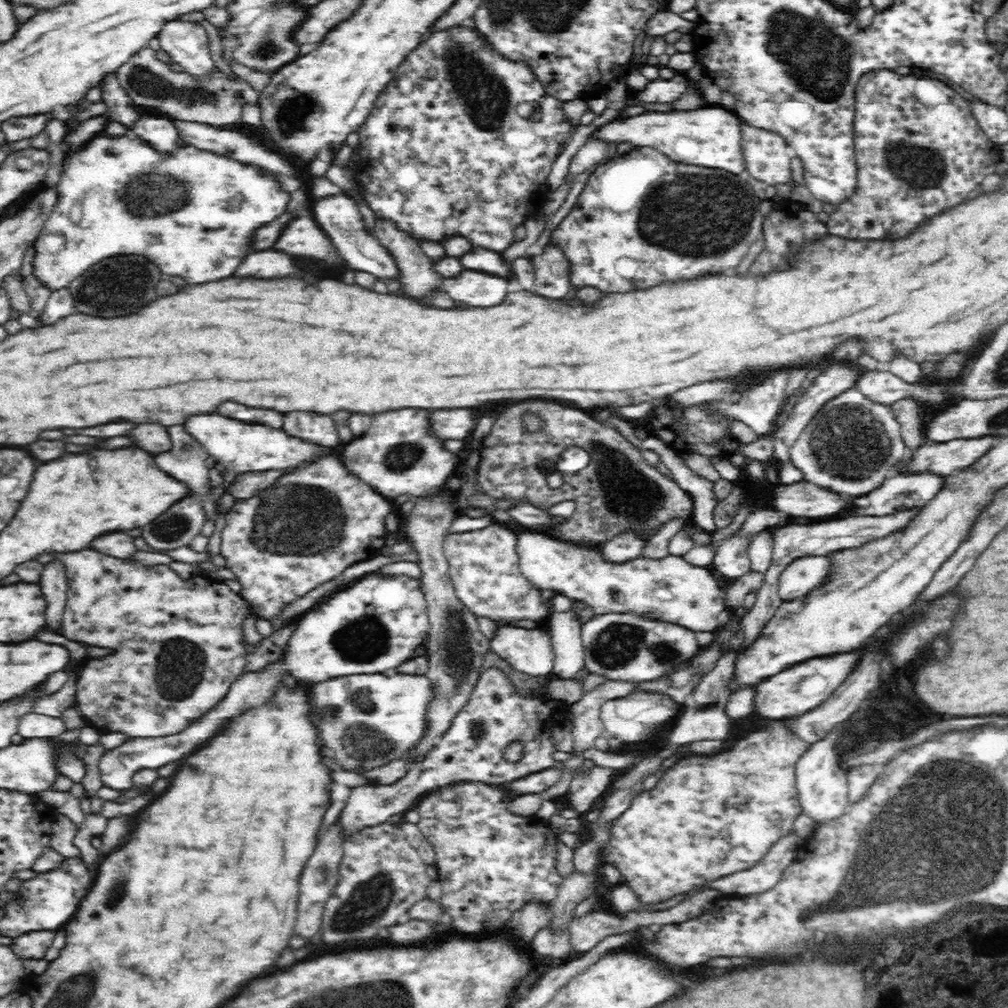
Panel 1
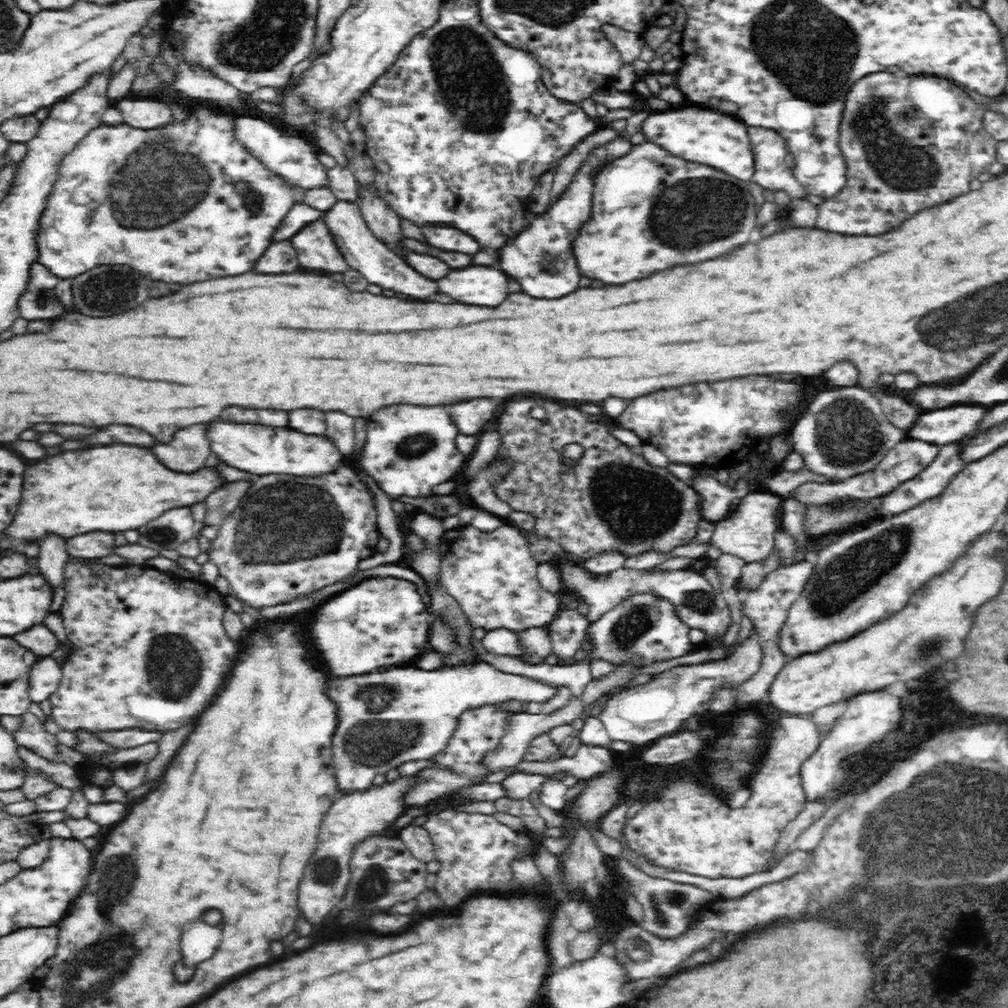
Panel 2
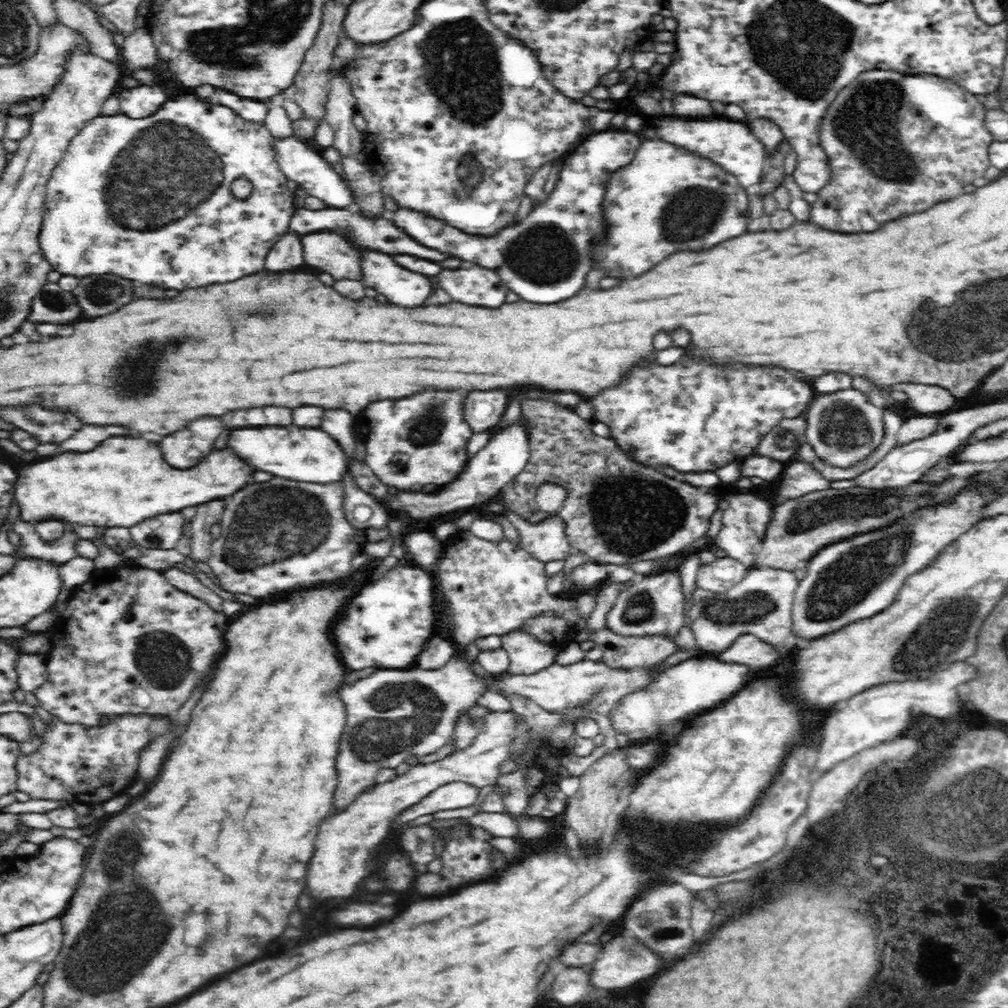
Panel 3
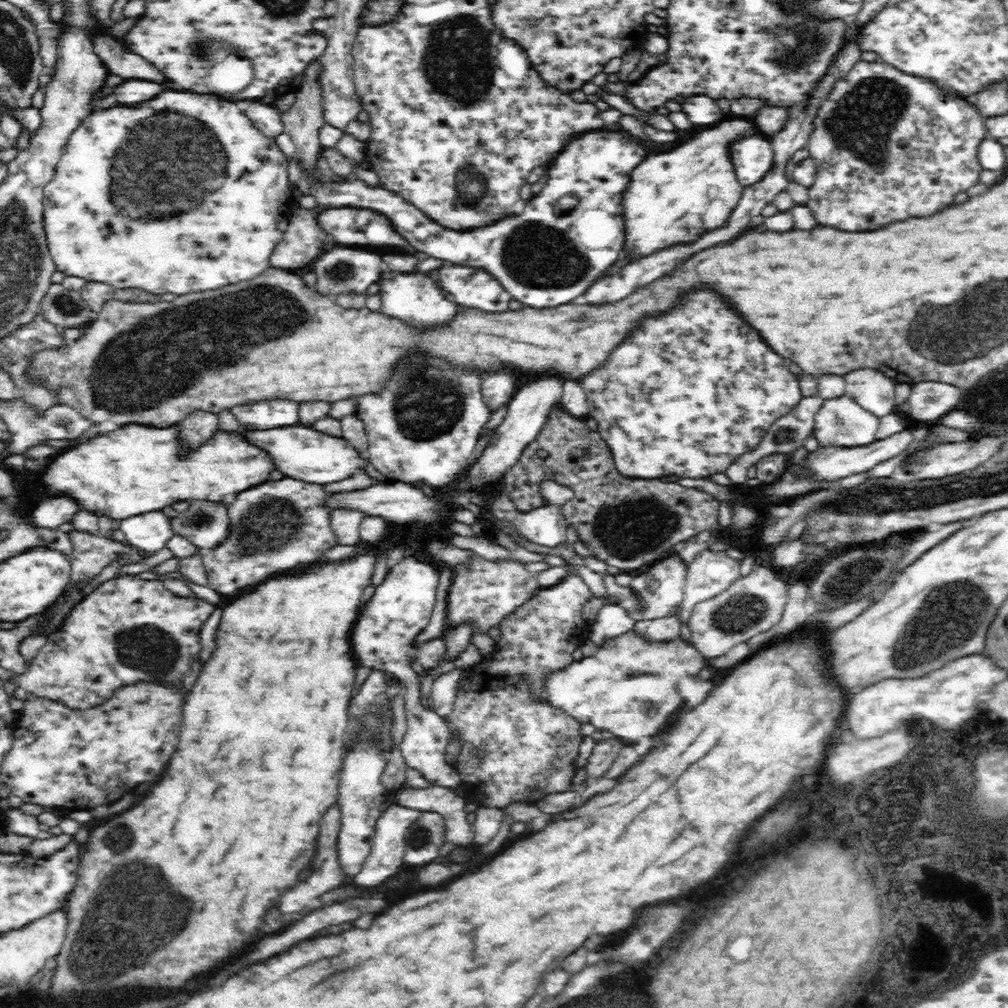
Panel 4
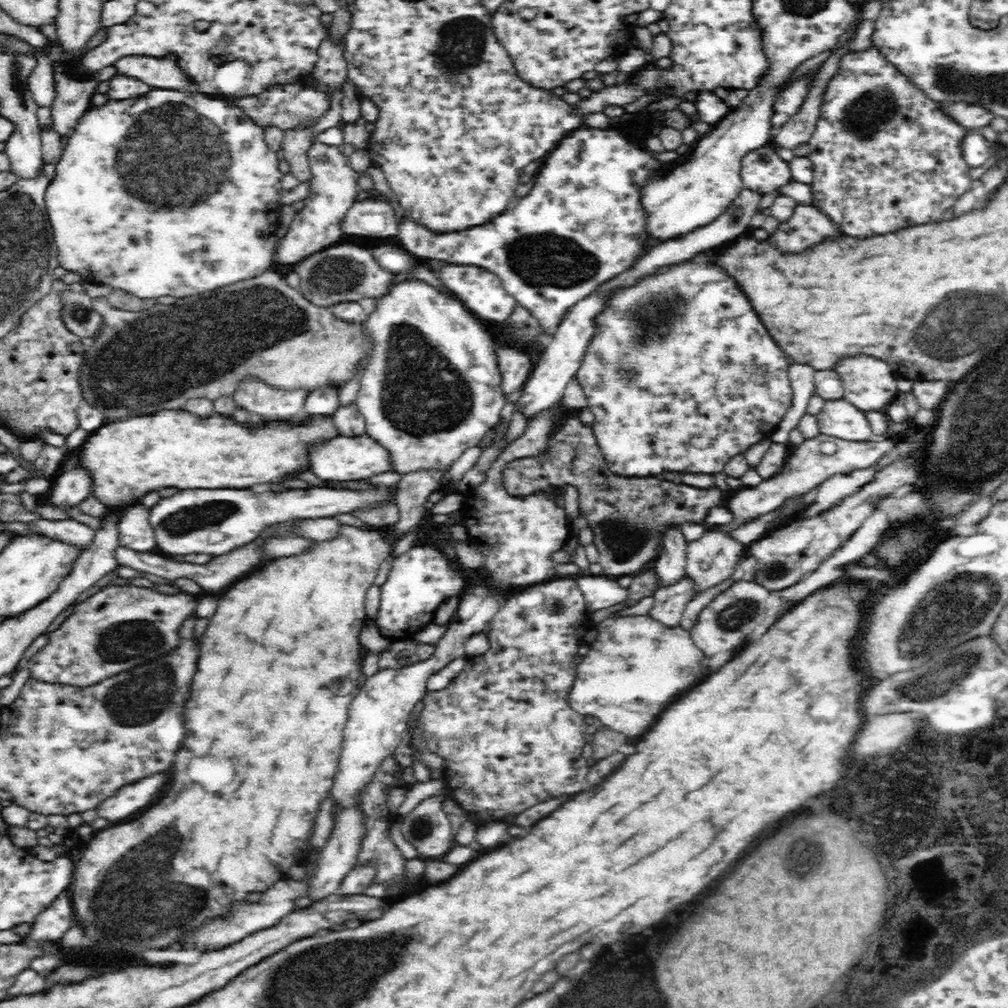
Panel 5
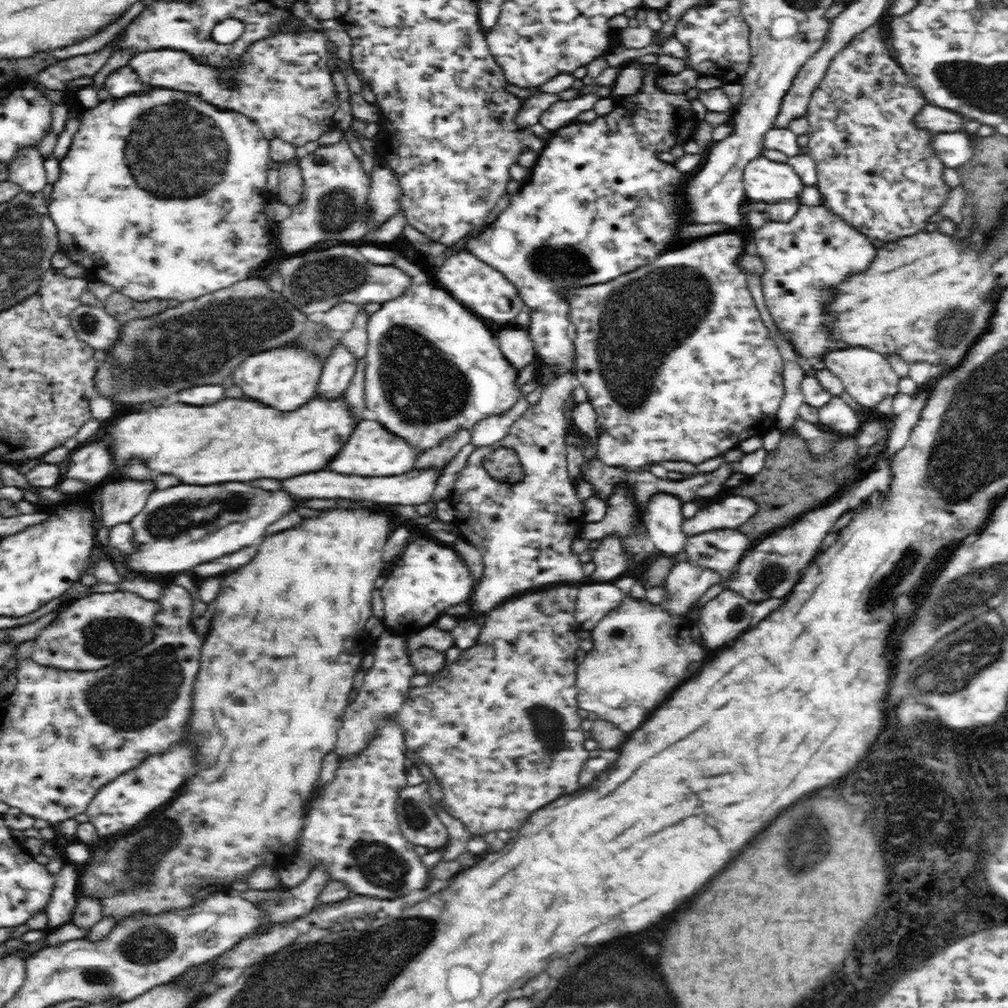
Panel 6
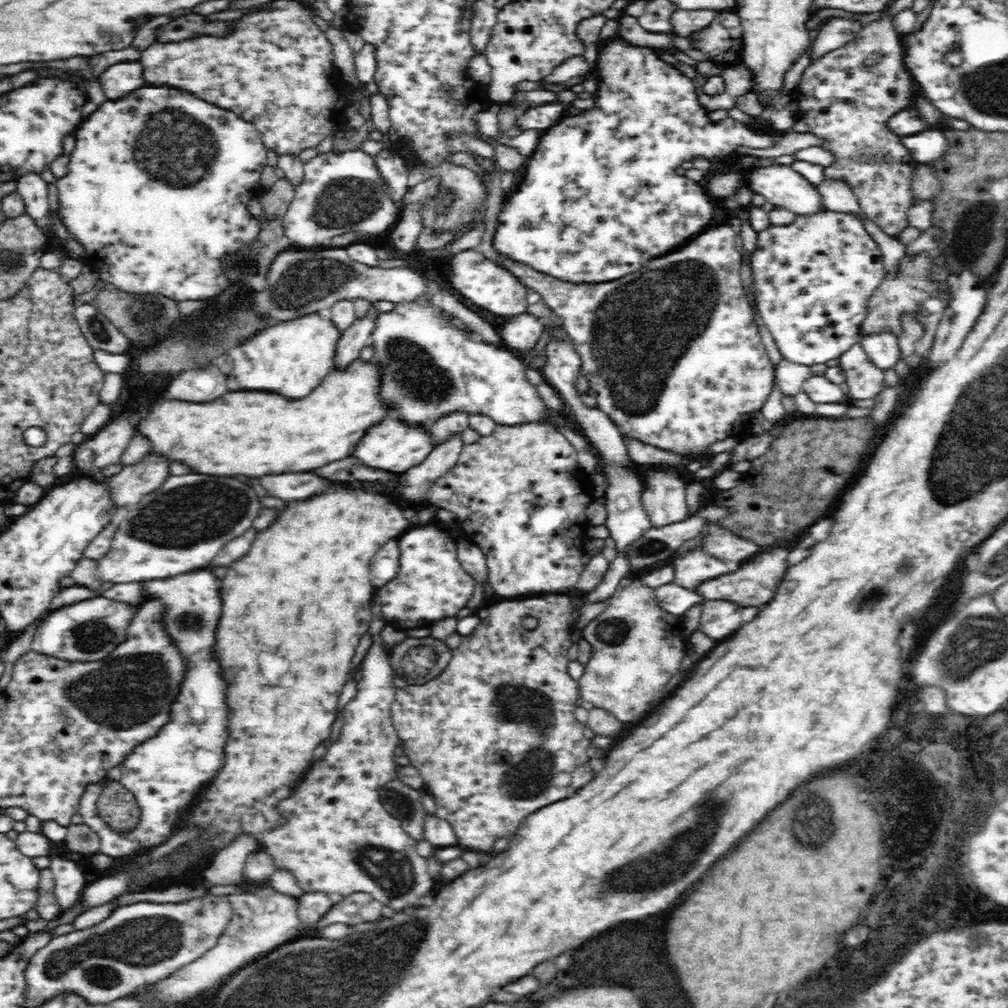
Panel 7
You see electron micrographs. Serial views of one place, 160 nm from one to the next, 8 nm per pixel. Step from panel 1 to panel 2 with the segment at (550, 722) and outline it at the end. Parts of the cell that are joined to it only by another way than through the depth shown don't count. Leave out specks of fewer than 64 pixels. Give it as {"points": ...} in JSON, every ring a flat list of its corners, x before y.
{"points":[[500,703,478,705,462,712,446,746,438,754,429,758,430,768,424,768,414,775,410,788,407,788,399,797,401,806,406,809,426,808,432,802,458,789,483,784,484,780,493,774,492,769,485,762,486,756,502,748,502,740,509,730,510,720,517,715,512,710,502,710]]}

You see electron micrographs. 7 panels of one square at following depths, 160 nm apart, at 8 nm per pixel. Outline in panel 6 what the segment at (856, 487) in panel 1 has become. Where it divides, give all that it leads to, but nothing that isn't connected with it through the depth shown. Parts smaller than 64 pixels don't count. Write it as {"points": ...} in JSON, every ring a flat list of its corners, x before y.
{"points":[[832,397,824,406,817,408,819,426,841,436,856,437,860,434,862,420,856,411,840,397]]}

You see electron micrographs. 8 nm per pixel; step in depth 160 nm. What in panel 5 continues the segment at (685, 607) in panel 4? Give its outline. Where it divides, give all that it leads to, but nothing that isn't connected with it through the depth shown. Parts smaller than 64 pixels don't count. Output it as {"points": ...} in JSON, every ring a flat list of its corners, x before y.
{"points":[[707,530,702,537,687,543,686,576,693,584,693,594,708,592,710,588,722,584,734,574,734,567,741,556,744,556,746,547,730,537,728,533,718,530]]}

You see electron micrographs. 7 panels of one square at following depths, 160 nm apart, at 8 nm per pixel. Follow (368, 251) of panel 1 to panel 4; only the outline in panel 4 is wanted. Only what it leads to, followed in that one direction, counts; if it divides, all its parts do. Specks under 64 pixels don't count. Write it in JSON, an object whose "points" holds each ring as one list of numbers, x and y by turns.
{"points":[[388,269,379,274,380,278,376,279,376,284,380,286,380,298,382,298,382,312,414,322,414,324,434,324,434,322,444,322,448,318,452,318,452,314,456,312,456,306,452,302,448,302,440,288,436,286,436,282,426,276,426,274,402,274,402,272,392,272]]}

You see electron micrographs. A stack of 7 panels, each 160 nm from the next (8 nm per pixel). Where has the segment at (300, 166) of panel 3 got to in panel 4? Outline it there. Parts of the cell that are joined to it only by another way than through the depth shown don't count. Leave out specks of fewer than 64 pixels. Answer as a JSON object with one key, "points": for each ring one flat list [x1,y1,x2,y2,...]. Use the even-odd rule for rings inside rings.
{"points":[[608,130,590,131,578,139,570,141,564,147,550,166,550,180,546,188,528,202,522,216,500,220,490,228,478,228,472,232,454,232,448,228,442,228,438,222,430,220,424,212,414,208,408,201,400,196,379,187,371,187,356,179,353,182,330,182,322,180,322,174,315,168,311,172,306,170,310,179,310,195,318,201,319,206,326,209,333,208,360,208,374,210,386,216,392,222,396,232,400,232,416,250,426,252,434,258,442,258,454,264,462,266,474,266,484,268,490,272,516,300,524,302,526,306,534,308,552,308,560,306,564,302,570,302,572,298,580,296,596,278,602,277,613,269,623,245,623,212,621,209,622,190,630,178,630,172,641,164,640,160,646,156,644,148,640,150,636,144,614,138,614,132],[564,198,574,198,576,204,570,210,562,209]]}

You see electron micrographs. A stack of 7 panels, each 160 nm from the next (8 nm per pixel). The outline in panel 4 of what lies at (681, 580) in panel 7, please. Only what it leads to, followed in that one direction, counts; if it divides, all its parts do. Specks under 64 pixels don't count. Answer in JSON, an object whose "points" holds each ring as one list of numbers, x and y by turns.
{"points":[[677,616,660,620,635,622,633,633,648,643,670,643,681,638,681,620]]}

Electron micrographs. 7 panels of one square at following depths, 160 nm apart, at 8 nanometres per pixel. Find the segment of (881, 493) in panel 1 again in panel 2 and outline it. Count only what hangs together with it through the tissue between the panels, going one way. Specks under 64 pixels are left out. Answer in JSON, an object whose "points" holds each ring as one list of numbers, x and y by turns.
{"points":[[953,443,952,446,946,445,944,447,939,446,939,455,928,465,922,472,919,472,914,478,901,482,897,487,894,487,890,492,881,496,880,509,884,515,896,516,896,514,902,514,908,510,912,510,915,506,918,506,921,502,938,496,946,485,950,482,950,479,962,470,966,464,959,459,957,454,957,446,960,444]]}

